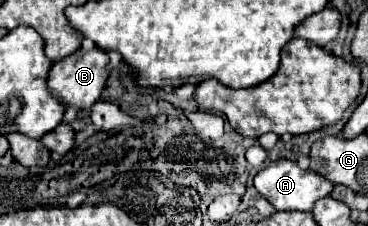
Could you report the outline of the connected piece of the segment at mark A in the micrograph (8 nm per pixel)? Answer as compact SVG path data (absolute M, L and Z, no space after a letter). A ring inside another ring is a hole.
M277 160L263 168L255 176L255 188L261 196L265 196L275 210L313 210L313 204L325 196L331 194L333 184L327 178L321 178L321 174L315 174L313 170L301 170L293 160Z

